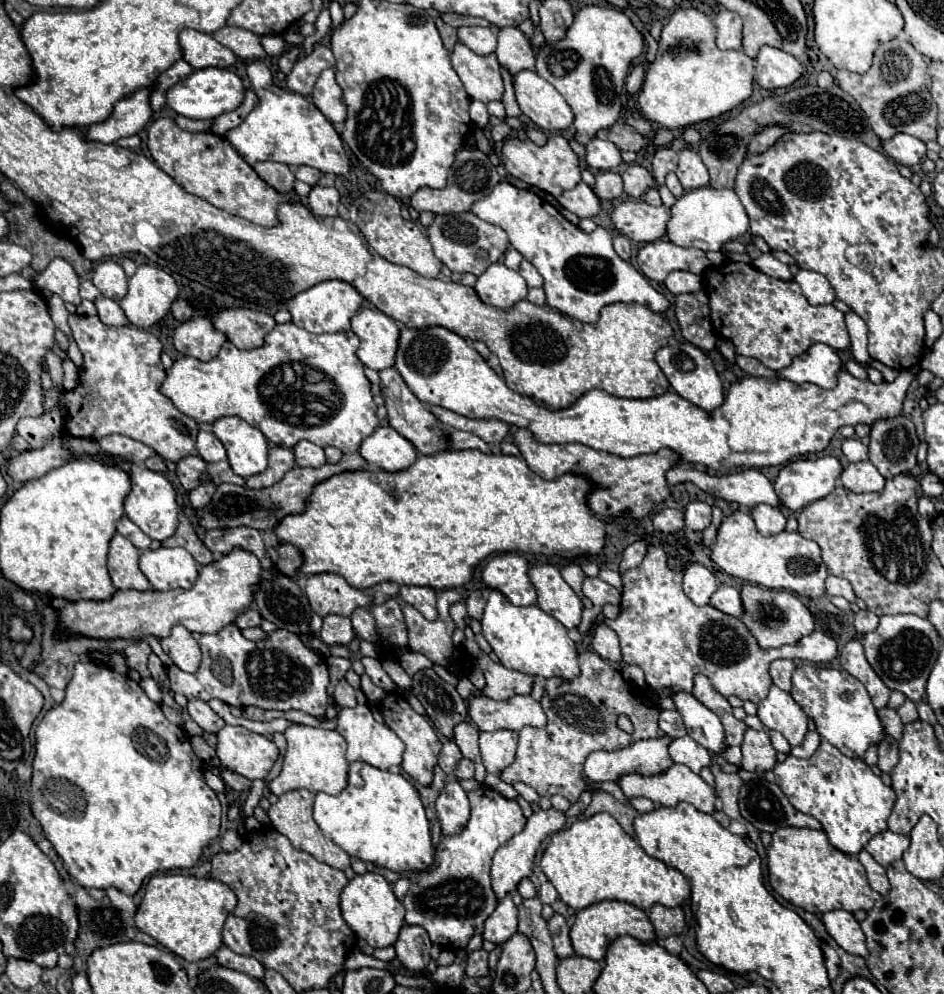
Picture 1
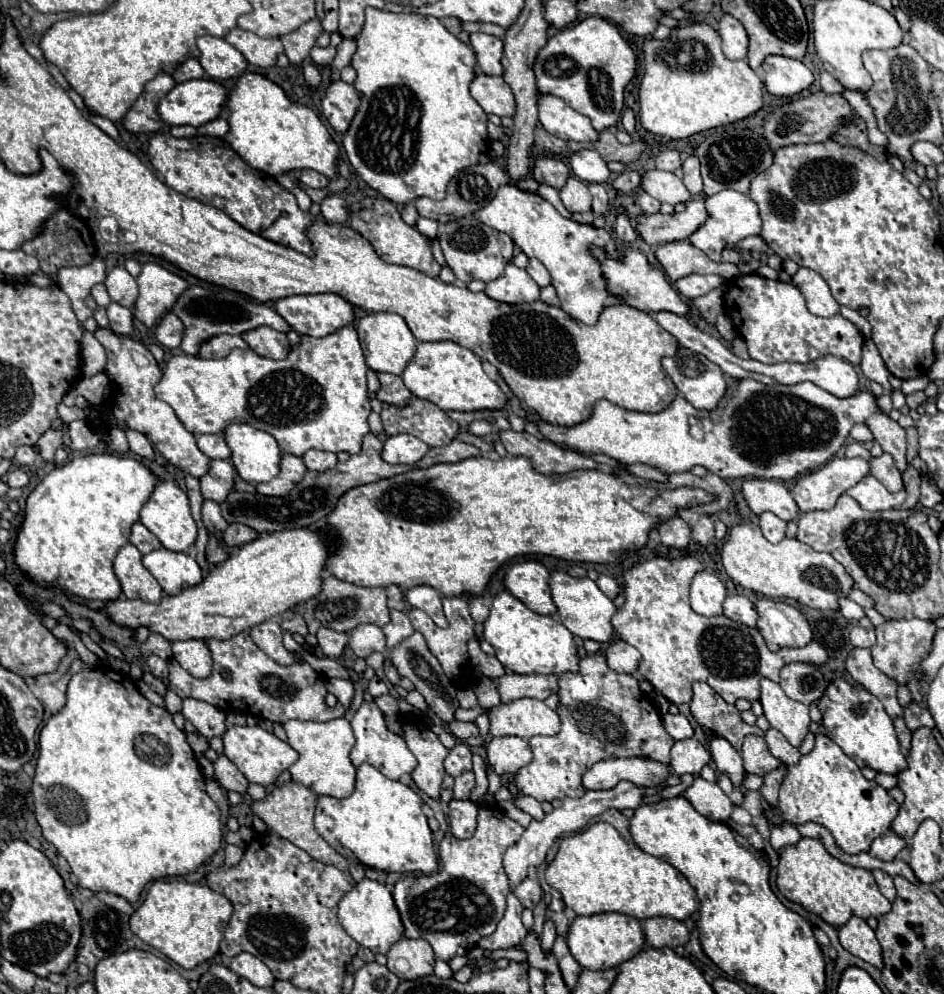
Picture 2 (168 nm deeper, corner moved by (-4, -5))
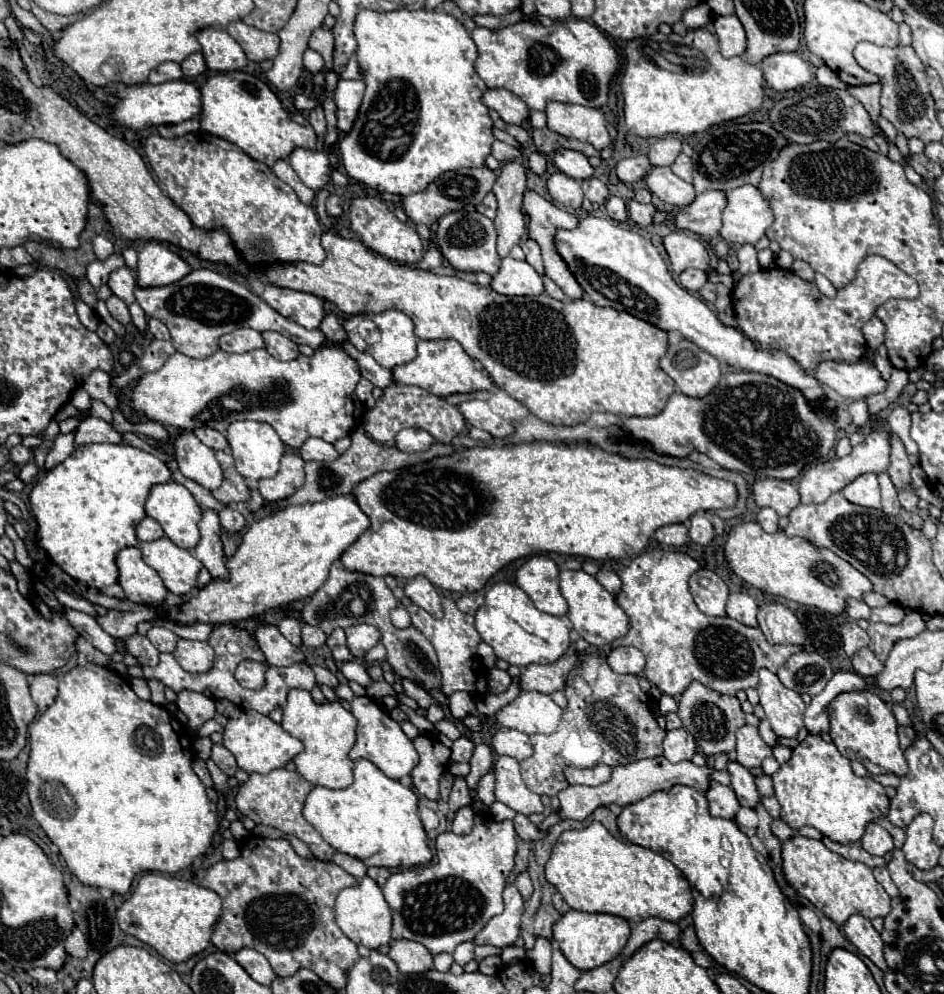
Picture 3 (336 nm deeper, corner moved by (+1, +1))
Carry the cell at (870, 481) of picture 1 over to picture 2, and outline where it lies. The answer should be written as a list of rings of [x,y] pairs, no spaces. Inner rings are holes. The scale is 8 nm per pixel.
[[[873,475],[863,477],[863,481],[853,485],[847,493],[853,499],[857,499],[857,503],[865,511],[885,511],[885,509],[891,509],[891,507],[901,507],[903,501],[905,501],[905,491],[891,493]]]

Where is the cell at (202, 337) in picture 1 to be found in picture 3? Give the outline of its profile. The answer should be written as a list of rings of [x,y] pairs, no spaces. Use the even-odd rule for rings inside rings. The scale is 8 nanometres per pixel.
[[[236,329],[220,339],[220,349],[228,353],[246,353],[260,347],[264,347],[264,339],[262,333],[254,329]]]

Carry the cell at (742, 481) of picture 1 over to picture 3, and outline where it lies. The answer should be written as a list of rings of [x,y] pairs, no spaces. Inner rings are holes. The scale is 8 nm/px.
[[[762,479],[754,483],[754,499],[758,507],[772,507],[778,515],[790,515],[790,511],[800,503],[798,487],[792,481]]]

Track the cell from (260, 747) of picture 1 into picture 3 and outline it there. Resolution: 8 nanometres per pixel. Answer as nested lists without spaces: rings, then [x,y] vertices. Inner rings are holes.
[[[242,709],[240,717],[230,719],[224,727],[224,747],[236,757],[238,767],[246,773],[270,773],[278,767],[284,767],[300,751],[304,751],[304,745],[286,733],[280,723],[274,723],[270,717],[246,709]]]

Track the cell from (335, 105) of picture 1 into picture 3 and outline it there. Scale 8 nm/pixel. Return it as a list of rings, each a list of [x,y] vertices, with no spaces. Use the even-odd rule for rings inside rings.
[[[338,81],[334,101],[338,107],[338,129],[342,133],[348,133],[350,127],[354,125],[354,119],[358,115],[358,107],[362,103],[364,95],[364,81]]]

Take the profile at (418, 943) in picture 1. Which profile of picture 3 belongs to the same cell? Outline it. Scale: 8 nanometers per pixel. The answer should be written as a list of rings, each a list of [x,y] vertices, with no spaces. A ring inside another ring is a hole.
[[[392,941],[388,955],[396,961],[400,973],[426,973],[434,967],[430,951],[416,941]]]

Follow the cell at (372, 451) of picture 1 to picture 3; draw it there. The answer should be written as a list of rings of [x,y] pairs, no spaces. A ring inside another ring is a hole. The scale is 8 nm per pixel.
[[[402,429],[396,435],[396,447],[404,453],[426,451],[434,443],[436,443],[436,439],[428,431],[422,431],[422,429]]]

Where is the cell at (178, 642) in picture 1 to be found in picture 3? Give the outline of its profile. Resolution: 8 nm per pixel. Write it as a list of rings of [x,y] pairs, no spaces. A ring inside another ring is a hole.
[[[180,639],[172,655],[188,673],[206,673],[214,665],[214,649],[202,641]]]

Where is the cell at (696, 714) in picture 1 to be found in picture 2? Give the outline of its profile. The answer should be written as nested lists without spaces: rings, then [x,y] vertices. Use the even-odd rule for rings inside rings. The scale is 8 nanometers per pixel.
[[[707,733],[707,741],[709,741],[709,751],[713,755],[717,769],[729,775],[733,785],[741,785],[745,775],[741,755],[733,749],[733,745],[725,737],[715,737],[715,733]]]

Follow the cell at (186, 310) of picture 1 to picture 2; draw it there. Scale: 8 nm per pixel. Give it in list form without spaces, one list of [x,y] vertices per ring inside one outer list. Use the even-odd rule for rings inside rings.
[[[167,313],[155,329],[155,337],[165,349],[177,349],[183,339],[183,323],[175,313]]]

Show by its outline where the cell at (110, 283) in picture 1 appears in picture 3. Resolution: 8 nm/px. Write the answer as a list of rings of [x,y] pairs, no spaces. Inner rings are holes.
[[[120,267],[116,271],[112,271],[110,275],[110,281],[108,281],[112,293],[116,297],[120,297],[126,305],[132,305],[136,301],[134,297],[134,287],[136,287],[136,281],[134,281],[134,275],[130,269],[126,267]]]

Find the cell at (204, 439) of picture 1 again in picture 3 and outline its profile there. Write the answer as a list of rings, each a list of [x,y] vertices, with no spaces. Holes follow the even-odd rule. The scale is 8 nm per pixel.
[[[198,427],[198,429],[194,429],[194,435],[204,443],[204,445],[208,445],[210,449],[228,449],[228,439],[220,433],[220,431],[216,431],[216,429],[210,429],[210,427]]]

